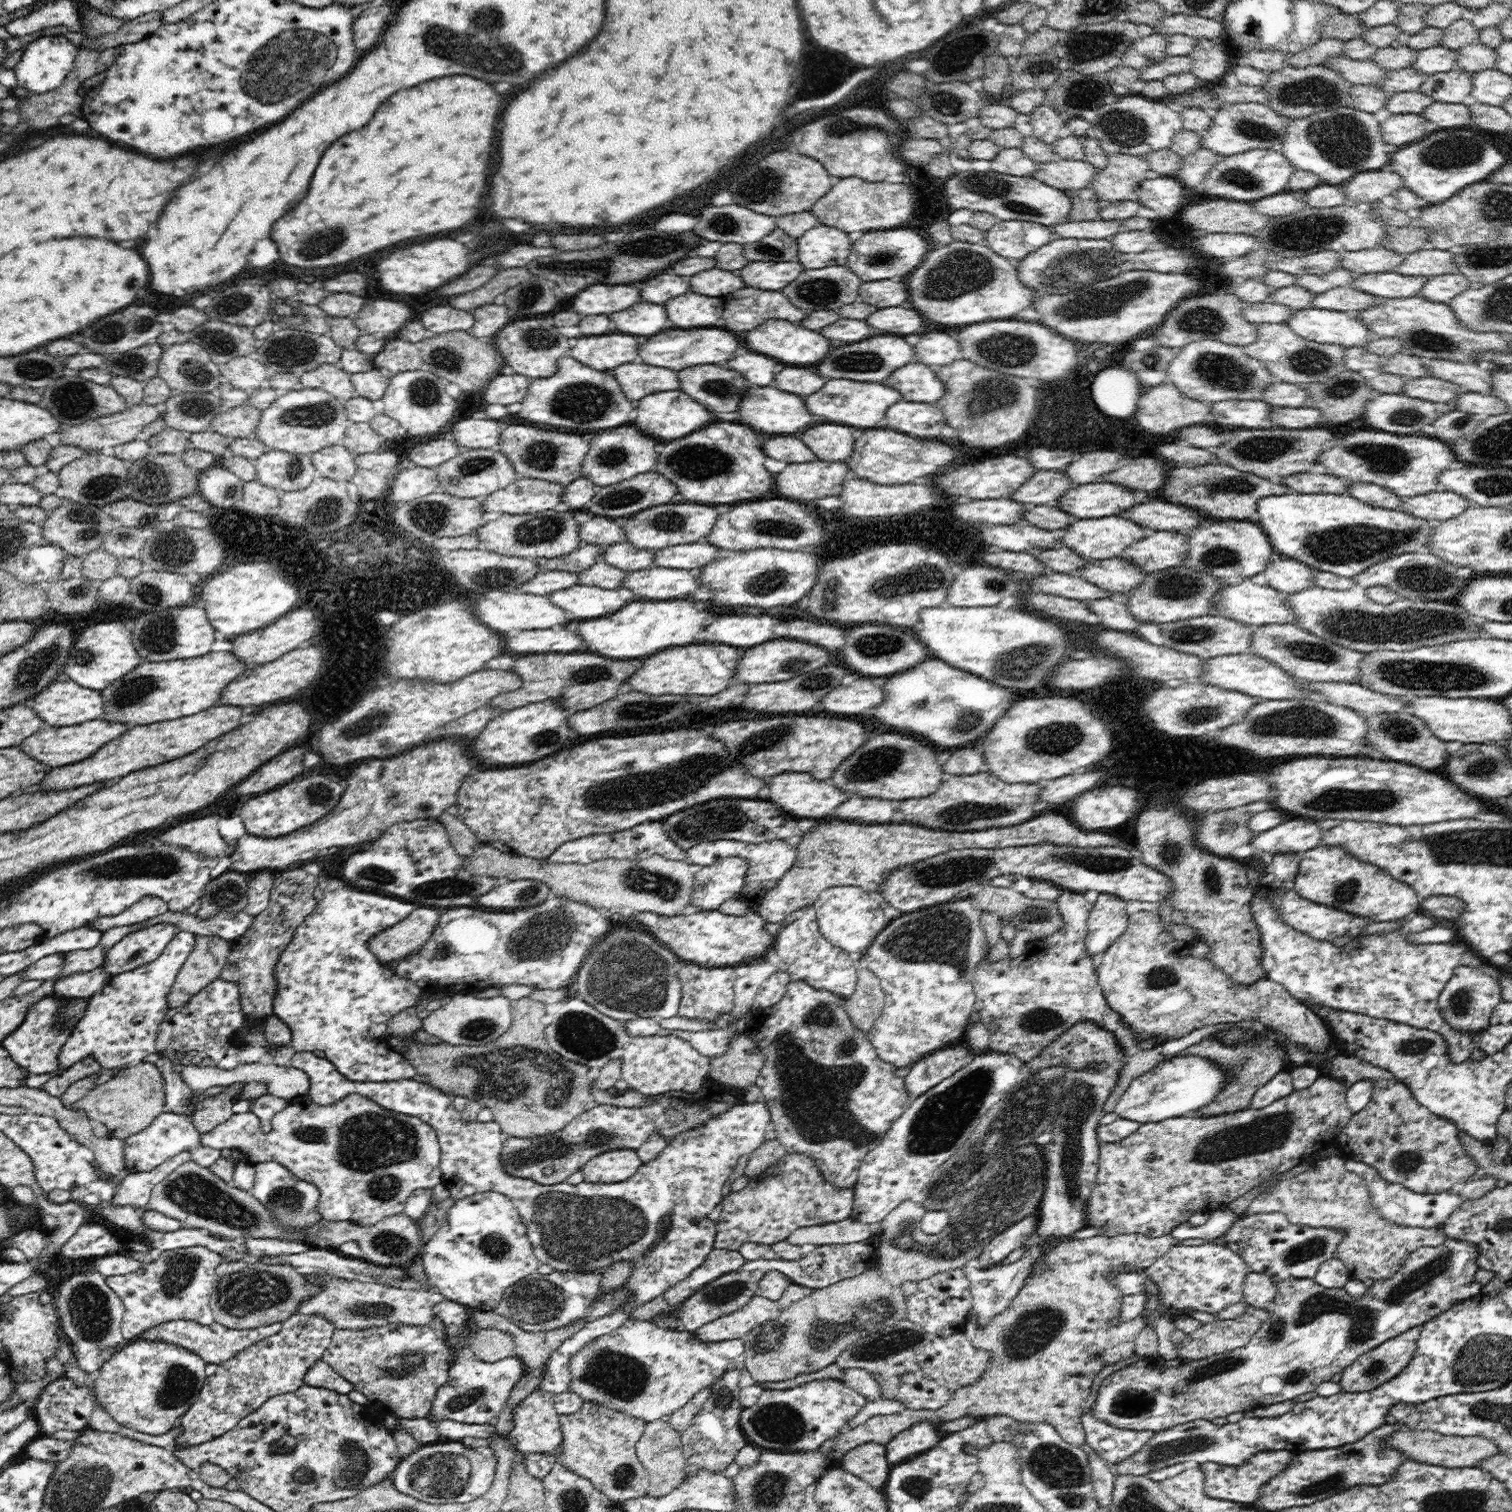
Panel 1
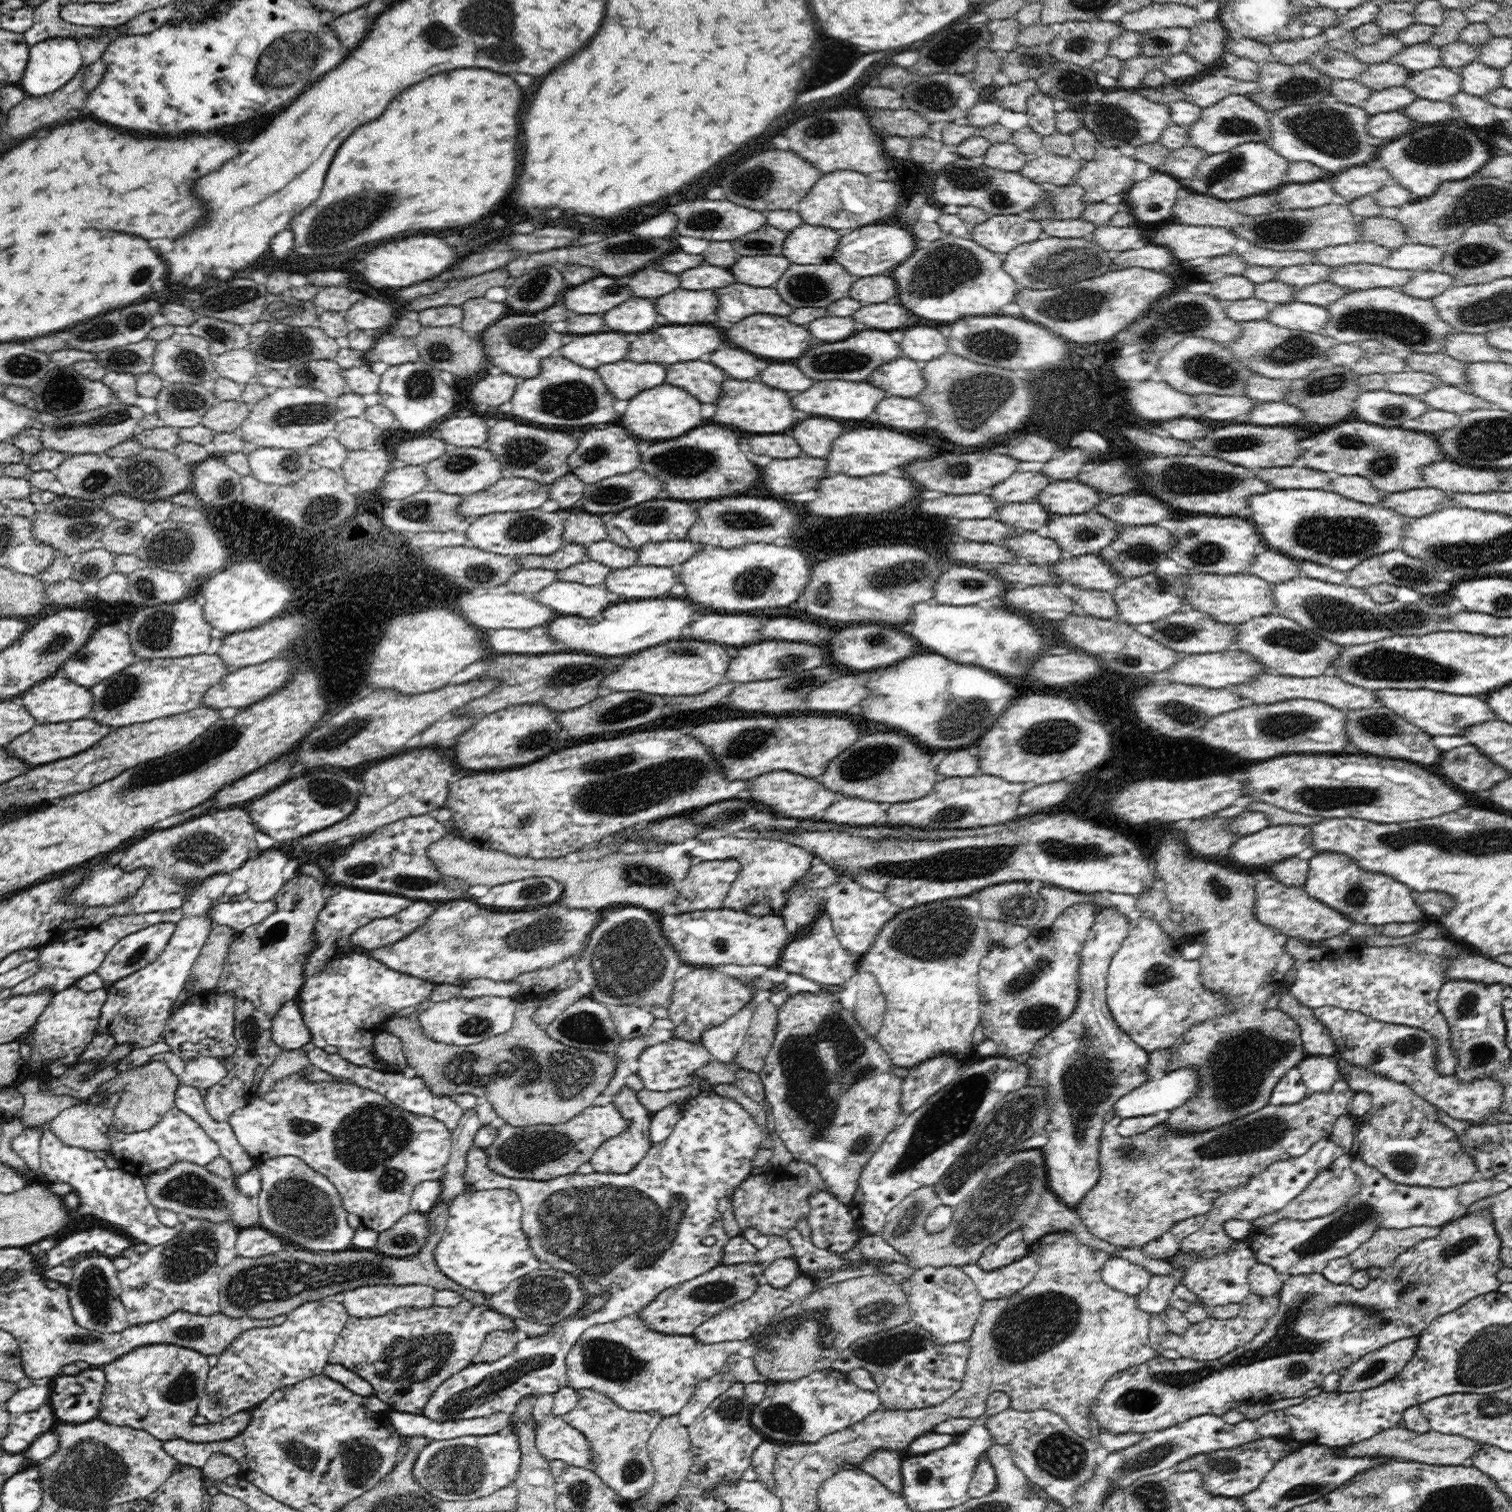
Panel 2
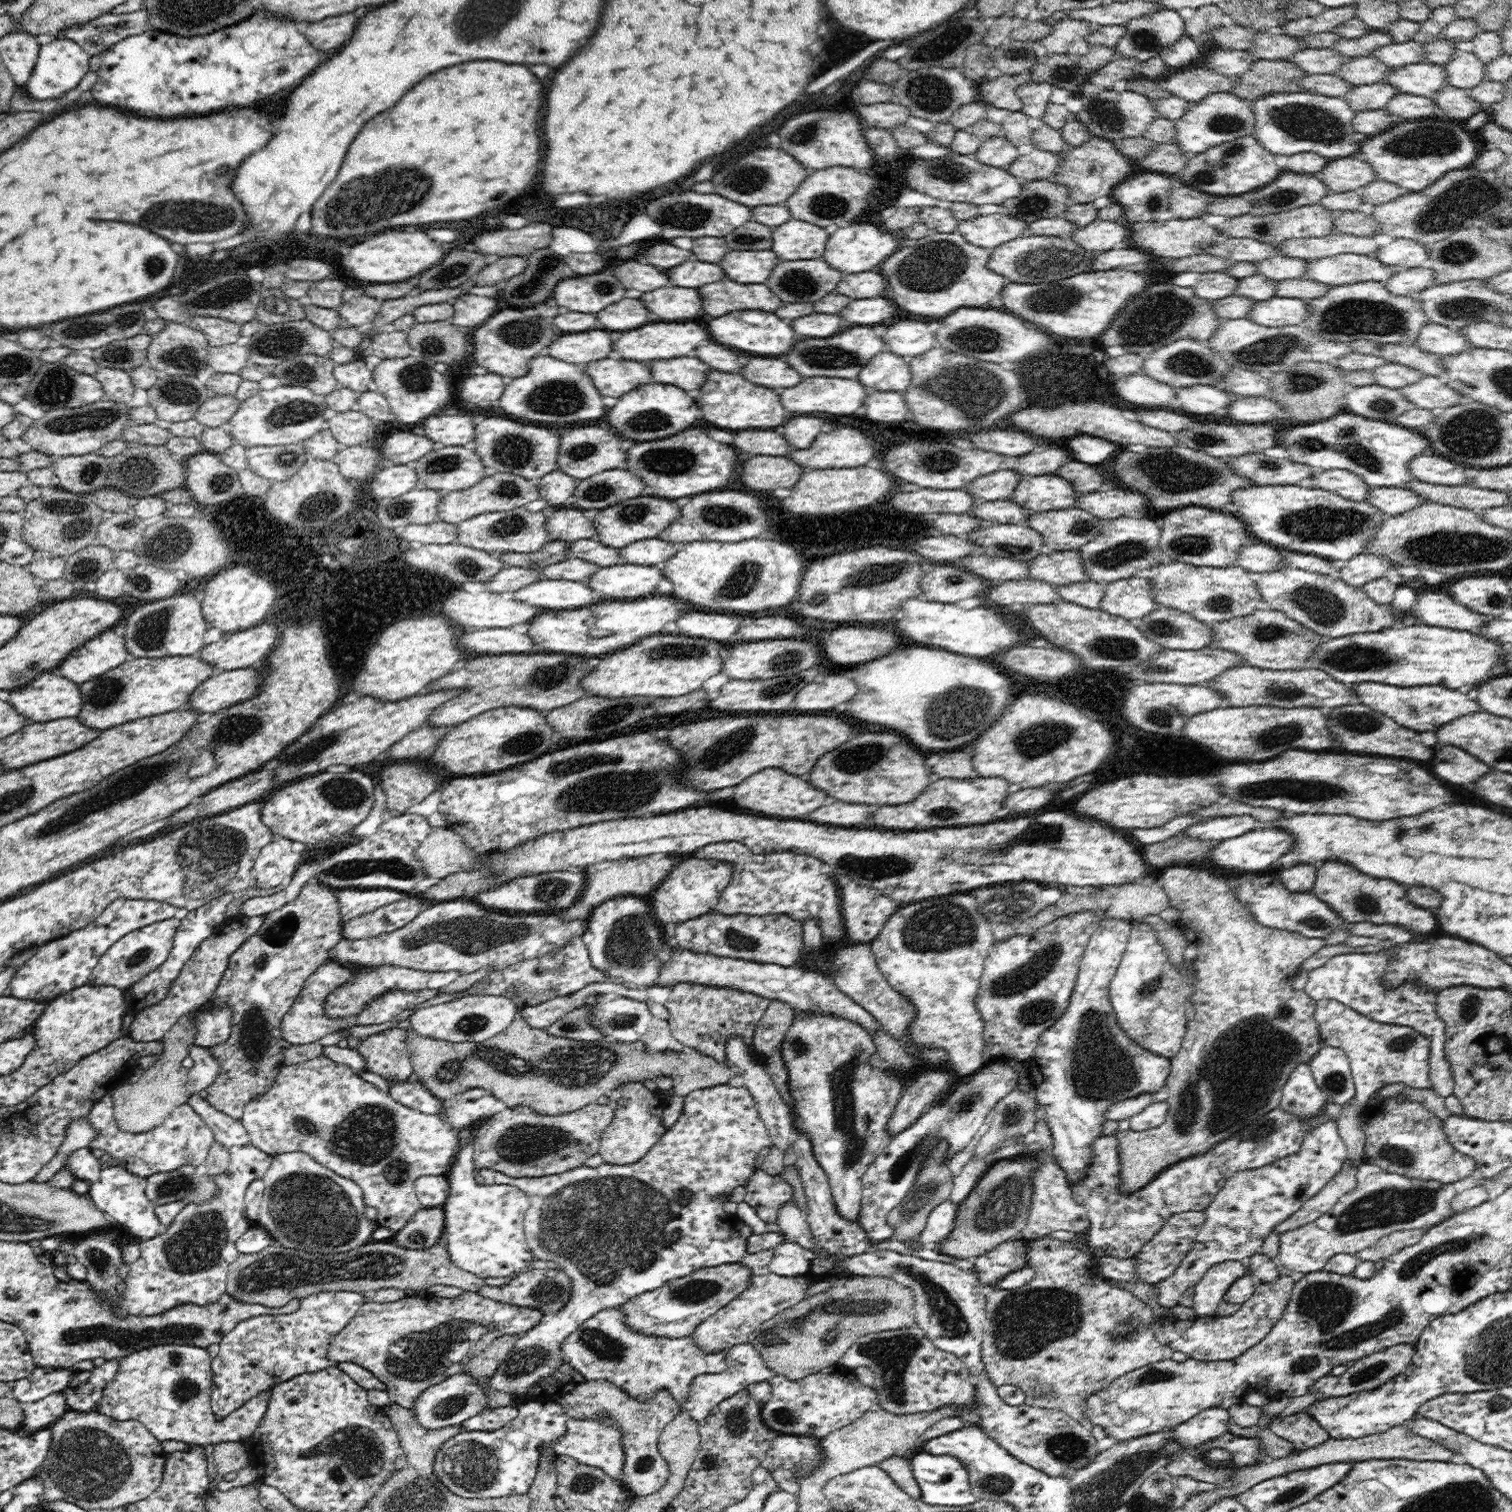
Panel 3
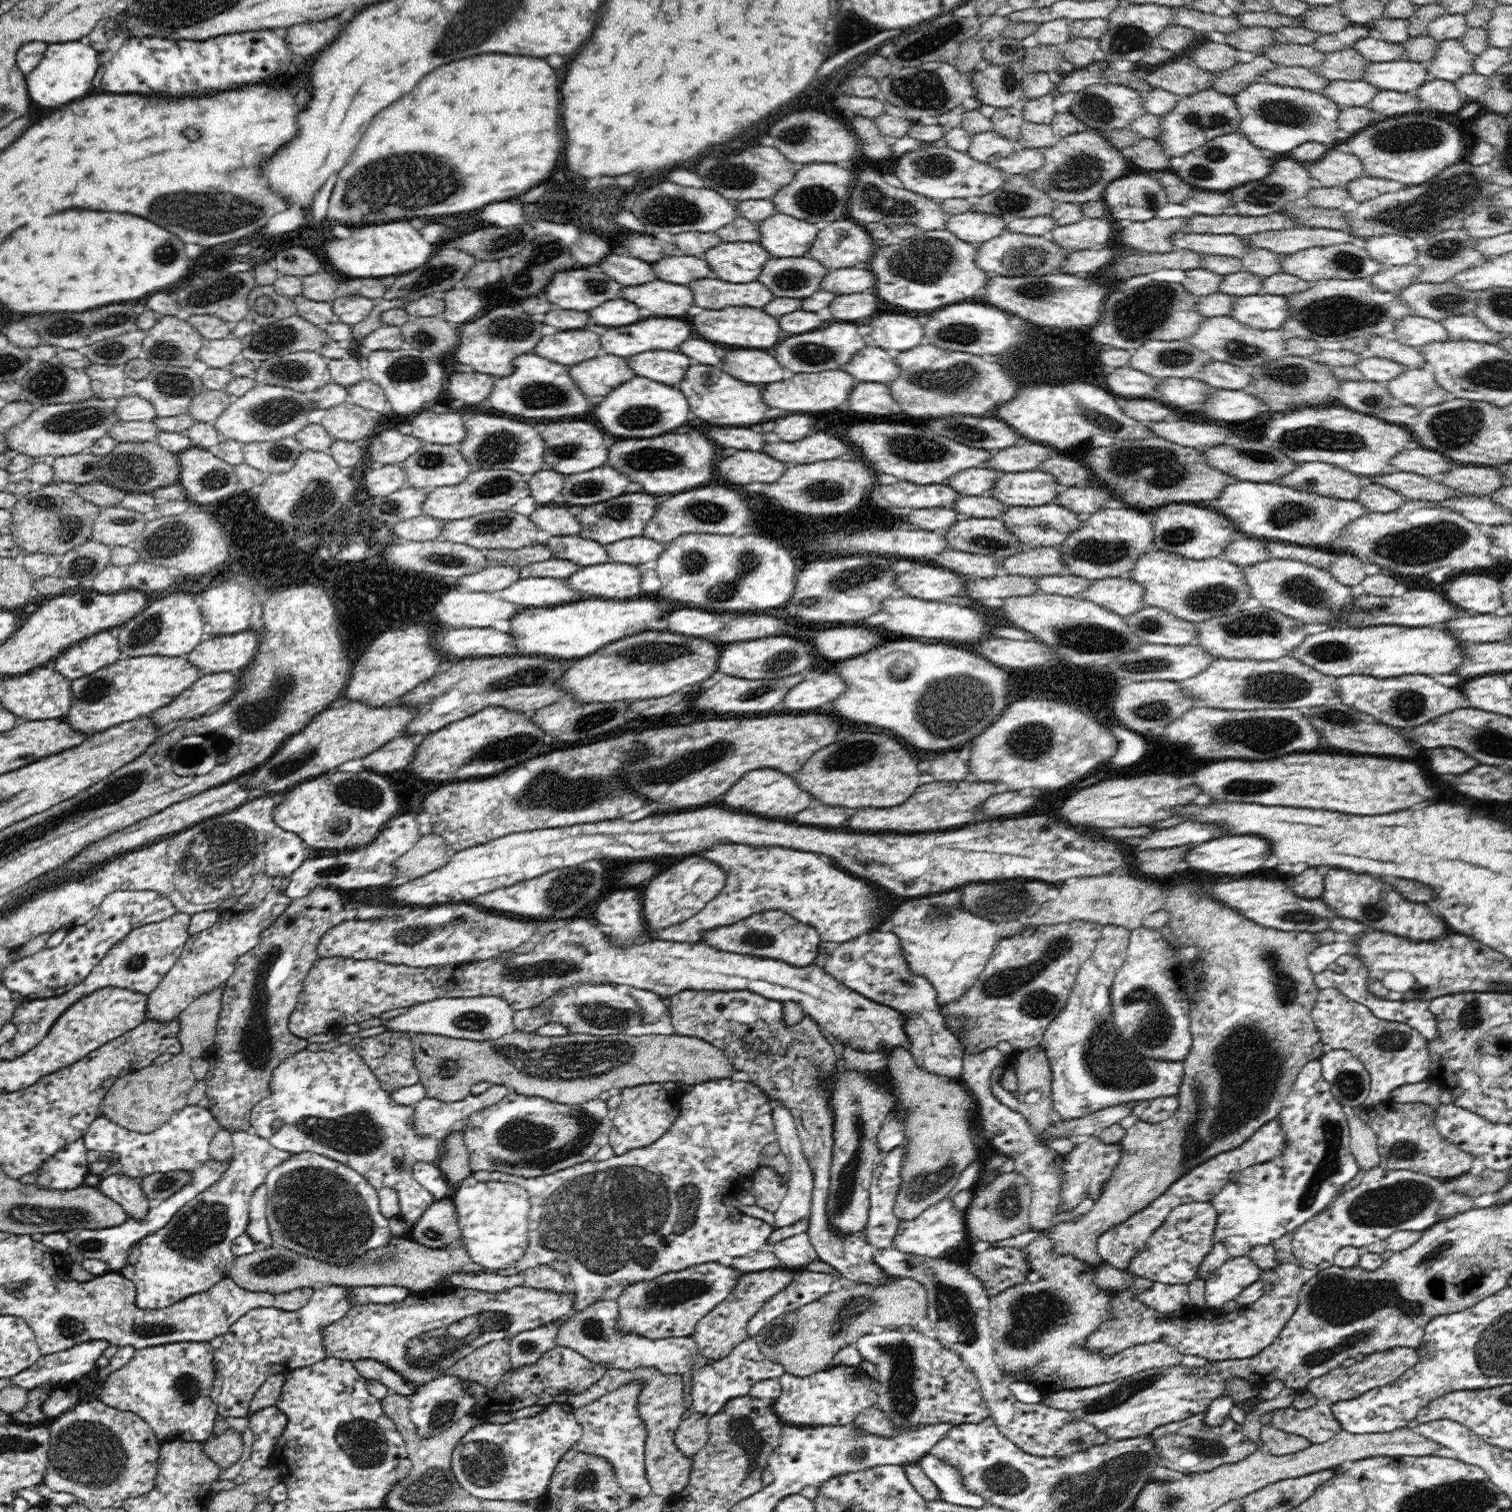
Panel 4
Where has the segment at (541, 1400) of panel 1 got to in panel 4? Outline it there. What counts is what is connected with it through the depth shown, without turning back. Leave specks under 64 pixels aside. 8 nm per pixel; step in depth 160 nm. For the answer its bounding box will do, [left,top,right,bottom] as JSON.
[572,1383,651,1498]

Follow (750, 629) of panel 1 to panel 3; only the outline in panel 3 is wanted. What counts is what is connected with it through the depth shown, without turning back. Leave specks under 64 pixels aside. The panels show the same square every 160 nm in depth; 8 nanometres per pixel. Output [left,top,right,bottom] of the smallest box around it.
[674,612,742,642]

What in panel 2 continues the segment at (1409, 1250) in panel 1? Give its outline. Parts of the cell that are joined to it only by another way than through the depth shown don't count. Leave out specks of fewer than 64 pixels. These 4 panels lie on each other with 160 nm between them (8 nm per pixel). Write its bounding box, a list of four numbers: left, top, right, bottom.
[1251,1153,1441,1271]

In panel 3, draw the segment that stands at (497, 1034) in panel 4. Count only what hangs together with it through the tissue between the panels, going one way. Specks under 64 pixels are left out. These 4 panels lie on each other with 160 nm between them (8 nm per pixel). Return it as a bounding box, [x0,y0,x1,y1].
[410,995,518,1044]

